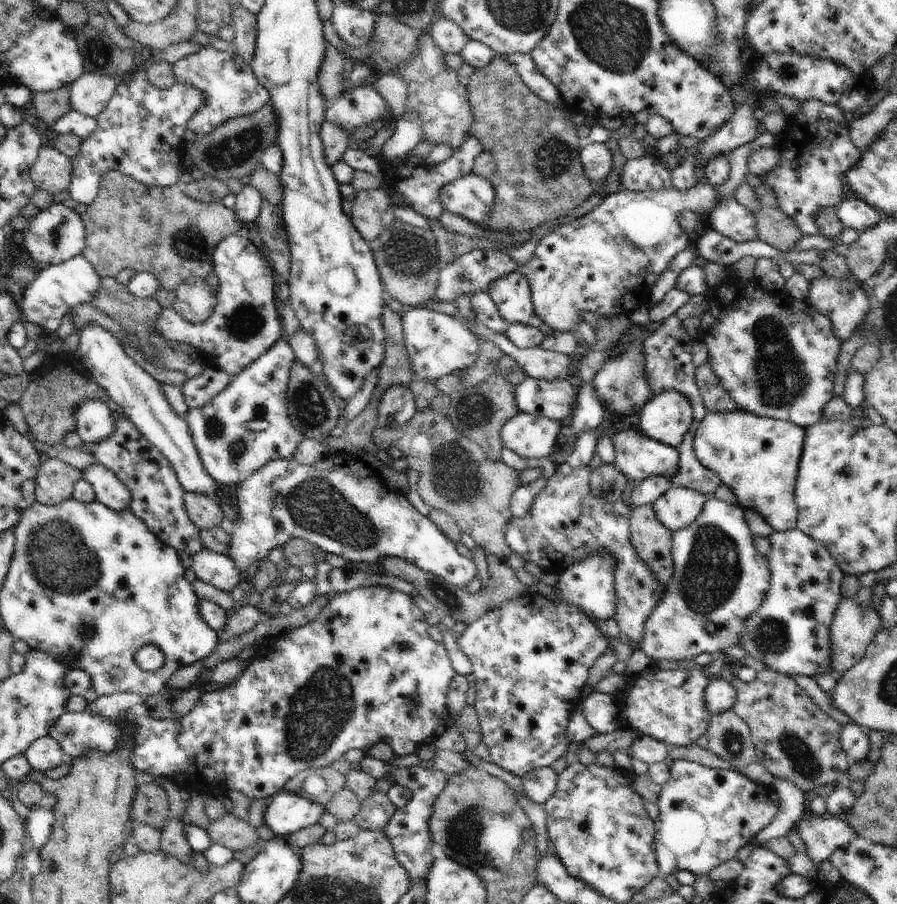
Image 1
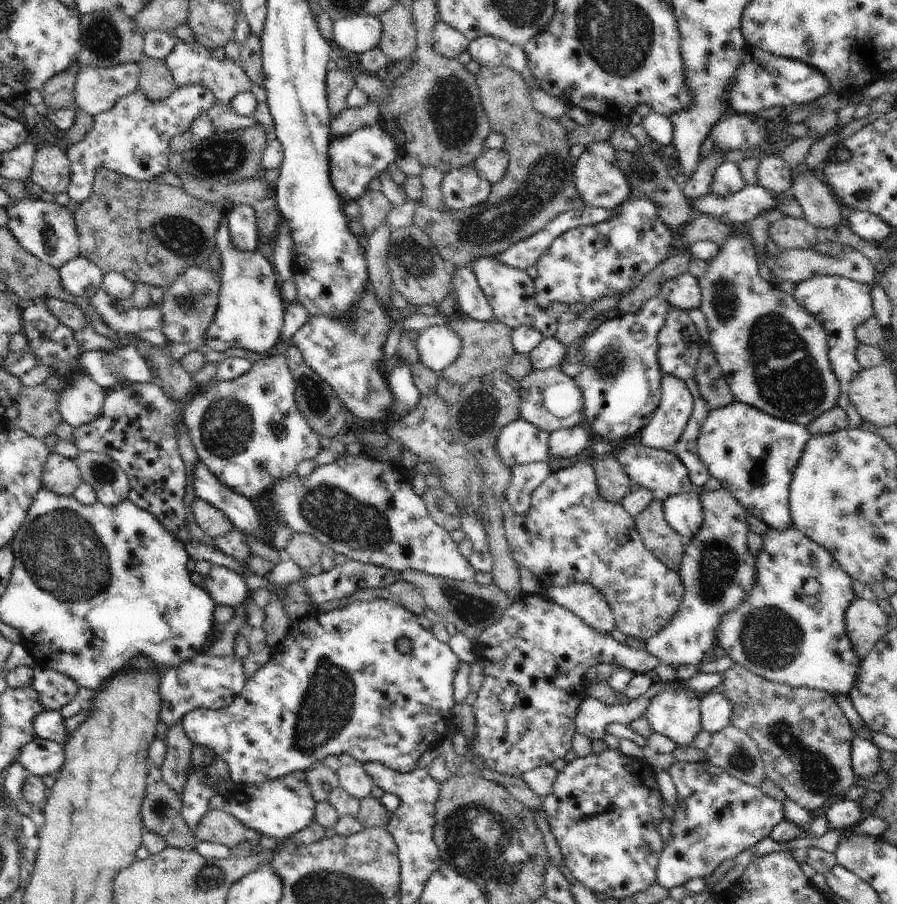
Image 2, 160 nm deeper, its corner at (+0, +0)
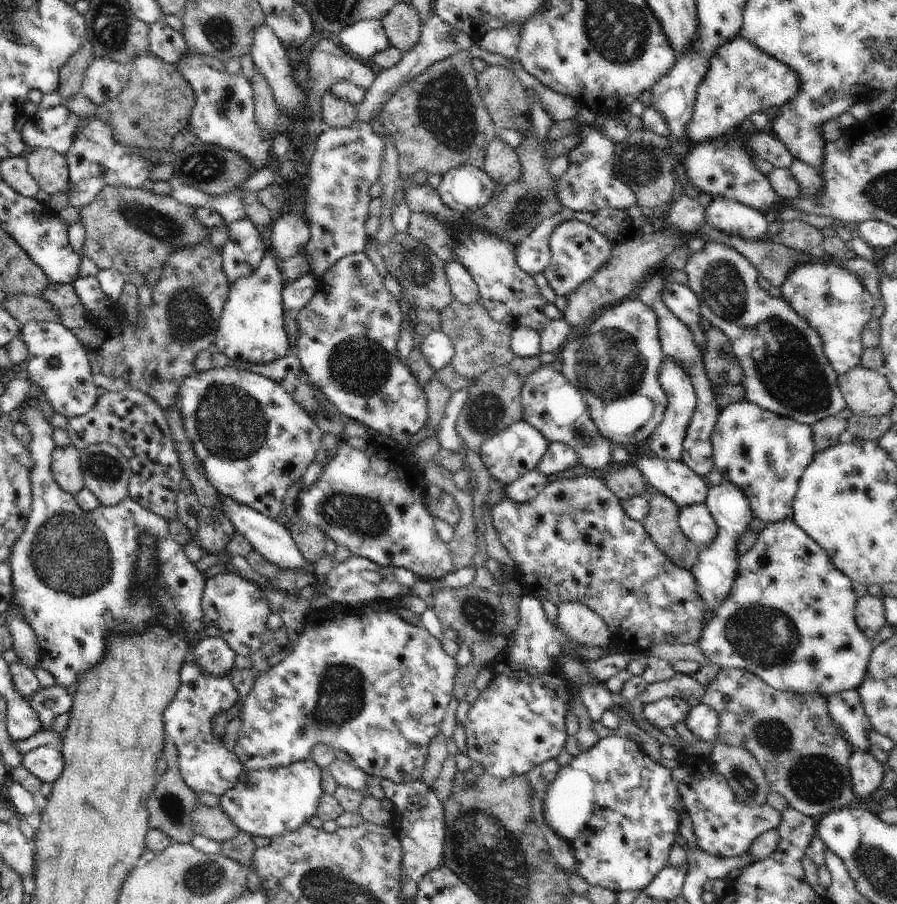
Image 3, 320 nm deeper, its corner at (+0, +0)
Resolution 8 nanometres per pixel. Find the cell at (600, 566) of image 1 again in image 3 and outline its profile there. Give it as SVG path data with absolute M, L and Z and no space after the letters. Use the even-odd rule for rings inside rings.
M562 602L557 606L557 622L570 642L574 642L578 648L580 646L610 647L612 634L608 624L600 618L600 614L596 614L594 610L590 610L580 602Z

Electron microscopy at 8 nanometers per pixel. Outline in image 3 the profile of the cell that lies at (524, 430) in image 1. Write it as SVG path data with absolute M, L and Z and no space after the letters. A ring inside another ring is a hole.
M521 419L519 422L508 426L502 430L496 437L490 438L482 447L480 458L490 473L490 477L496 482L500 480L500 486L508 487L515 482L522 474L537 469L540 460L546 454L550 442L544 438L536 428L533 428Z

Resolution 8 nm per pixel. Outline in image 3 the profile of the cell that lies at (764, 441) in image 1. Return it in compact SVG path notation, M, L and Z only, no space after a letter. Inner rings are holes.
M742 400L720 410L710 442L713 469L742 490L756 519L766 524L793 519L792 502L800 476L817 452L810 426Z

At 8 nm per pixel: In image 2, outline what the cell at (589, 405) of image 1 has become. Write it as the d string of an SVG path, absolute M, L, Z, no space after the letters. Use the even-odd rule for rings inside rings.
M584 424L550 433L549 458L576 458L592 443L590 431Z

